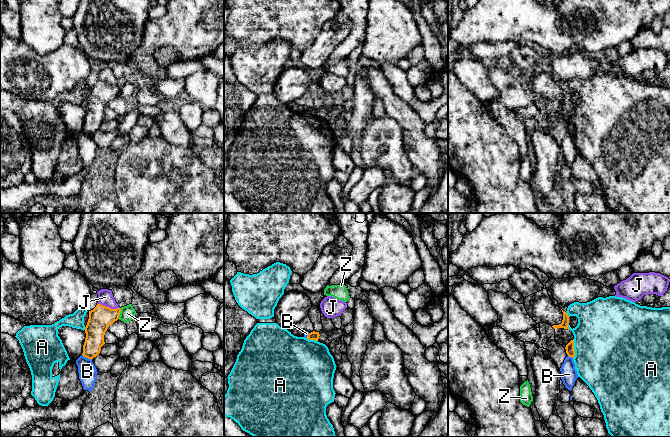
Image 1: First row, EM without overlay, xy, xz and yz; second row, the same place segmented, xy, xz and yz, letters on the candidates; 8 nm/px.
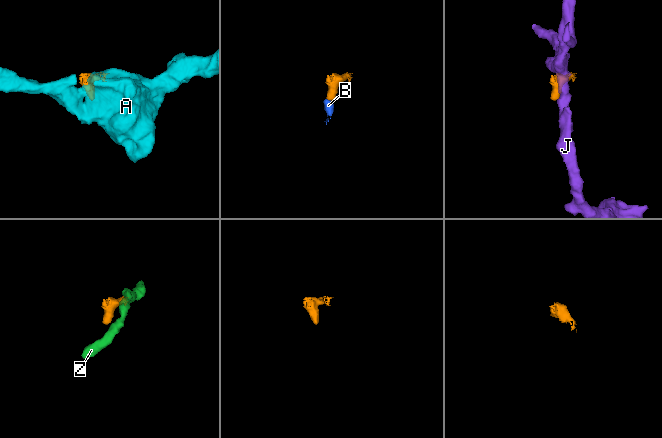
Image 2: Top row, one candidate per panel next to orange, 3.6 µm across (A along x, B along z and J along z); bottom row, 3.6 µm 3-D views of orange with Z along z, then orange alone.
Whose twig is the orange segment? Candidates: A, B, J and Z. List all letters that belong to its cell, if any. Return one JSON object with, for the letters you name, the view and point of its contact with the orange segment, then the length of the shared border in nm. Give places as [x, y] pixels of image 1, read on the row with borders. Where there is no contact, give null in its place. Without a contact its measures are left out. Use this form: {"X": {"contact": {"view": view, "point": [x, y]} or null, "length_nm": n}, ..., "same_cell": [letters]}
{"same_cell": []}

